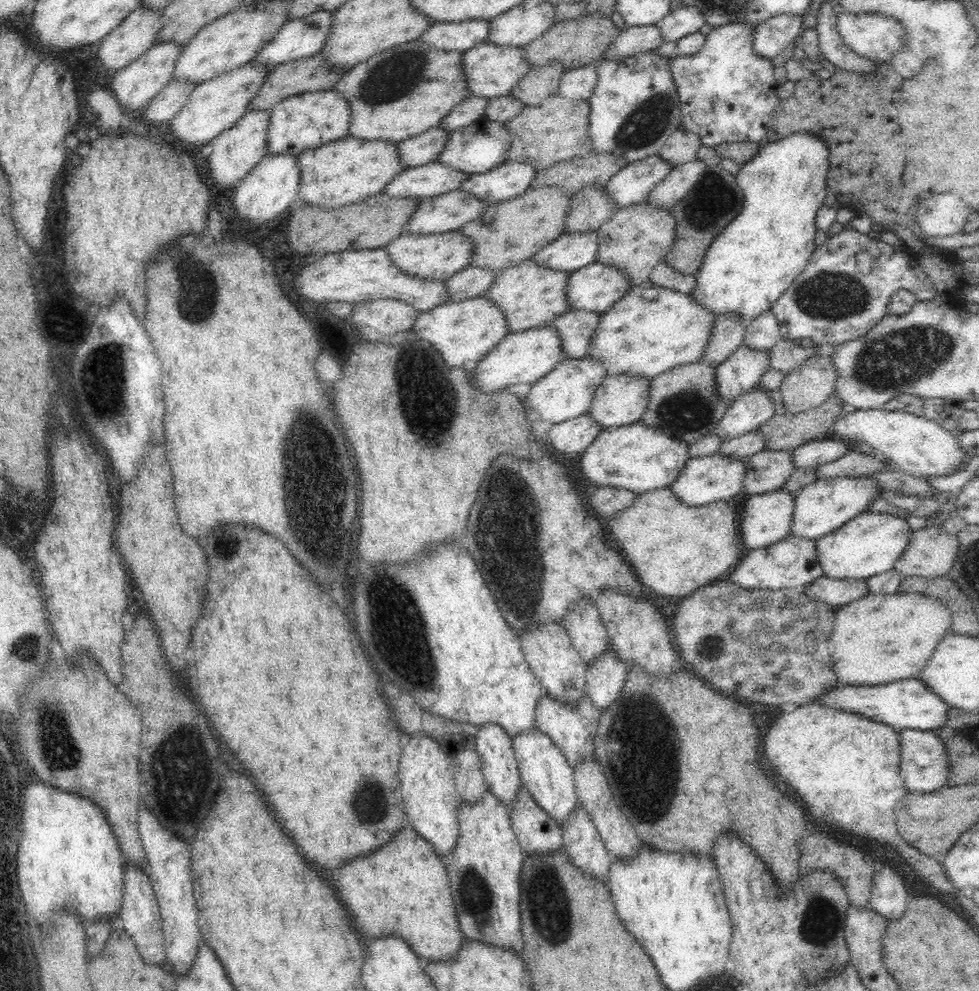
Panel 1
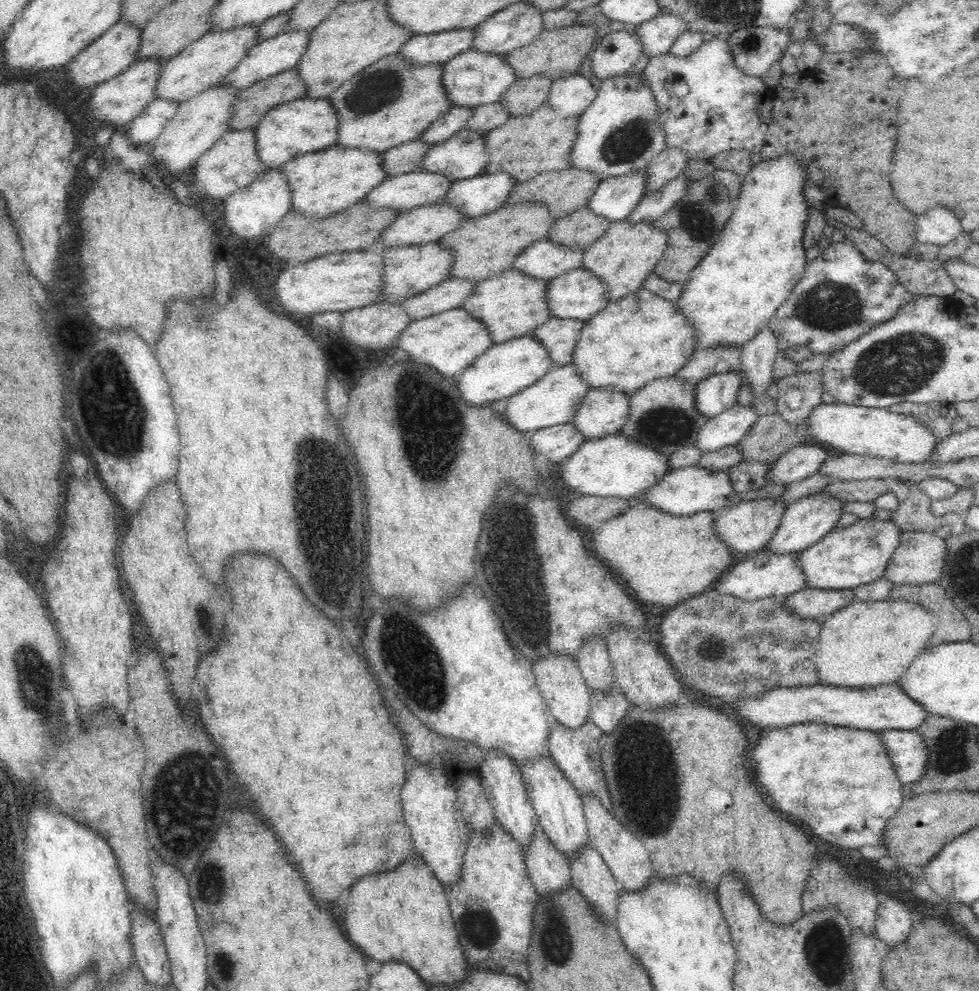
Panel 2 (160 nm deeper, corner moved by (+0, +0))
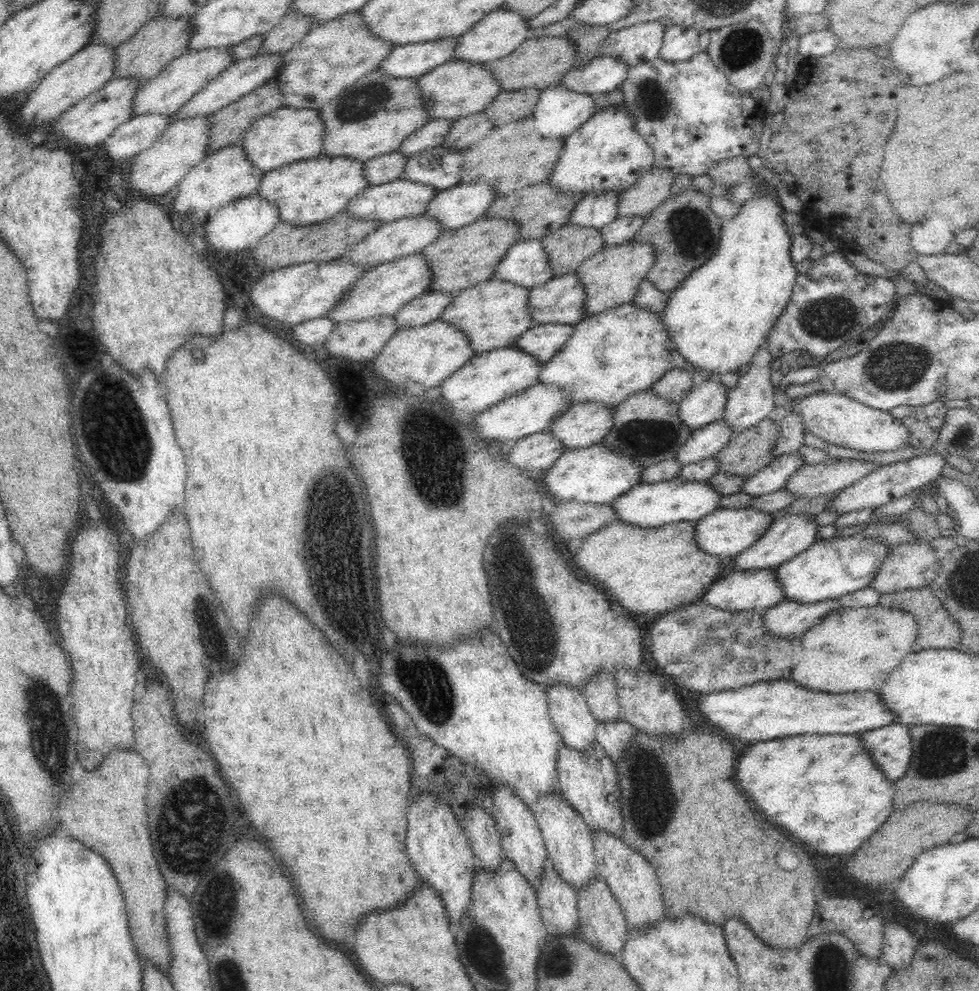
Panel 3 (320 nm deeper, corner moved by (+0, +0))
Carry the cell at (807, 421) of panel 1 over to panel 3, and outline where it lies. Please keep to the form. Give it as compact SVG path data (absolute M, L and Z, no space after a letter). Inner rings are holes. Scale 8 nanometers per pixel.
M766 418L755 427L734 435L724 449L714 456L718 470L734 476L750 477L773 461L774 442L779 425Z

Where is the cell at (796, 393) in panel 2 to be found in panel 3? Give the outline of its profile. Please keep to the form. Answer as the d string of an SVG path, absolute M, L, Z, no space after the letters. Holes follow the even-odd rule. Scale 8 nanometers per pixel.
M790 411L778 425L778 438L772 446L773 454L771 456L773 456L773 460L798 451L803 445L804 432L806 431L800 414L794 413L794 411Z

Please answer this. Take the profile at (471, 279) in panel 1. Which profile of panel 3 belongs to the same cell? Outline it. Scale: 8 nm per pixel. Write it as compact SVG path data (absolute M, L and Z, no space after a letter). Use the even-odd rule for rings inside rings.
M430 291L407 302L394 315L397 331L418 328L437 320L442 310L452 302L454 295L442 291Z

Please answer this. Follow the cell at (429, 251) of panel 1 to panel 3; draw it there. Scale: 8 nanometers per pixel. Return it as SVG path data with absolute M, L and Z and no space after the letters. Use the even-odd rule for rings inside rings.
M420 253L370 267L352 284L352 288L348 288L348 292L344 292L344 296L340 296L340 301L328 310L324 318L331 320L335 326L340 326L340 324L348 324L348 321L393 317L407 302L427 292L430 280L432 280L432 271L428 269L428 261Z

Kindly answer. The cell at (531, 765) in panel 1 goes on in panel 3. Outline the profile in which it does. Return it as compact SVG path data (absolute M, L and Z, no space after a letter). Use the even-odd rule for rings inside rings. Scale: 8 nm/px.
M558 790L556 796L542 796L536 801L533 815L542 835L547 856L552 860L552 866L560 875L560 879L578 892L584 885L589 885L598 876L598 872L593 832L576 813Z

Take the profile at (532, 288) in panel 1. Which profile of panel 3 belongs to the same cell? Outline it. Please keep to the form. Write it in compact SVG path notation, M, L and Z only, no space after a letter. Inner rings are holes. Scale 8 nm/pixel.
M492 278L483 280L473 287L457 292L452 302L442 310L438 320L460 330L469 340L475 355L504 348L513 345L518 337L534 326L526 308L528 292L529 288L508 281Z

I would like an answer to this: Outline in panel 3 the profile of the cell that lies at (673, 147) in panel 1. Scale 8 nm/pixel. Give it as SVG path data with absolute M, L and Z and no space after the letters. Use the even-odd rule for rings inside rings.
M652 167L640 175L631 187L619 193L616 218L642 216L660 206L670 194L675 175L668 169Z

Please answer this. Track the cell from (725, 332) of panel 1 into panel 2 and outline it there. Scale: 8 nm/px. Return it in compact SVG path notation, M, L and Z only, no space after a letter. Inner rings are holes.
M710 348L690 355L684 366L676 372L675 378L682 380L688 387L696 386L700 381L725 372L742 376L740 348Z

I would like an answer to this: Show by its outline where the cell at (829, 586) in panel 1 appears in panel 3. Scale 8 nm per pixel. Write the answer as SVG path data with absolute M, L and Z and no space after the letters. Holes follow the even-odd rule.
M838 599L818 604L797 604L785 600L763 610L762 623L766 633L780 639L792 639L820 624L838 609L838 605Z

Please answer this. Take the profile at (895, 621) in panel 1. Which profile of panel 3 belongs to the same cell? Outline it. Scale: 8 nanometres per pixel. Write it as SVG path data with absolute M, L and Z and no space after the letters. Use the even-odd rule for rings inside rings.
M882 605L869 606L869 607L860 607L860 608L838 608L833 613L828 615L828 618L825 618L820 624L810 628L806 632L803 632L797 640L797 648L794 652L795 658L793 664L790 666L790 674L788 674L788 680L794 681L797 685L800 685L802 688L808 688L812 691L818 691L828 694L842 694L844 692L864 692L868 691L878 691L878 686L888 678L888 674L904 660L904 656L912 653L912 644L918 635L918 623L914 616L906 611L891 609L882 607Z

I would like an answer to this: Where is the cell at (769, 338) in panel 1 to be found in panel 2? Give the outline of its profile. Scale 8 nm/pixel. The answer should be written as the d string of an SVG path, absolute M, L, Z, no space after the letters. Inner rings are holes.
M769 329L760 332L741 350L743 374L756 398L768 395L770 384L777 382L772 370L778 353L778 340Z

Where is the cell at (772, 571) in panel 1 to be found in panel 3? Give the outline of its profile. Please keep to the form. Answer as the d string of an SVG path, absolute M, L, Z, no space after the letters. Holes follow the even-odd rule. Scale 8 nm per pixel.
M775 568L761 571L732 571L726 577L719 577L711 584L701 597L702 601L714 608L724 611L742 612L747 610L763 611L785 601L782 587L776 579Z

